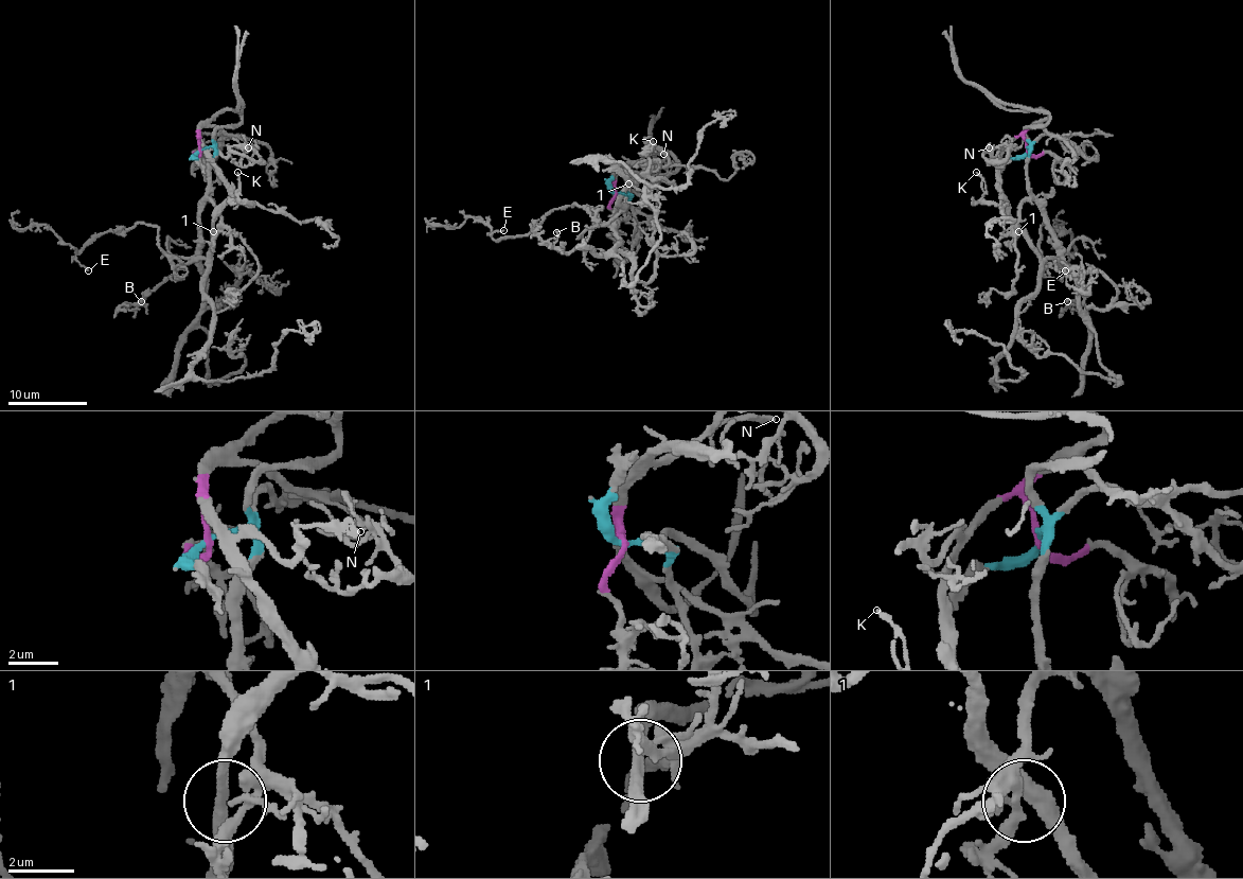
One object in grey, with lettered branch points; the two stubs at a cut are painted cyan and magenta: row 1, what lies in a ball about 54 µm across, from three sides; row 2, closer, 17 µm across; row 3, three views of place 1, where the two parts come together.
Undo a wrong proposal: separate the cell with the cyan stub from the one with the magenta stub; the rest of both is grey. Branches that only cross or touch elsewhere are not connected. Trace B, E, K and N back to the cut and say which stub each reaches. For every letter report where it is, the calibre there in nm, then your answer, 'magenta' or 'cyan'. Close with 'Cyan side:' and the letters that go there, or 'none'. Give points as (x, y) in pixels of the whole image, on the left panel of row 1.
B: (141, 301) | 160 nm | magenta
E: (88, 270) | 130 nm | magenta
K: (237, 172) | 160 nm | magenta
N: (248, 147) | 240 nm | magenta
Cyan side: none

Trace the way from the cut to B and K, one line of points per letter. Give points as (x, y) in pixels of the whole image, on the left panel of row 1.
B: (199, 150), (199, 136), (229, 199), (213, 225), (213, 250), (206, 259), (183, 263), (140, 302)
K: (199, 150), (199, 136), (201, 146), (211, 158), (225, 188), (241, 201), (252, 204), (241, 199), (236, 172)

